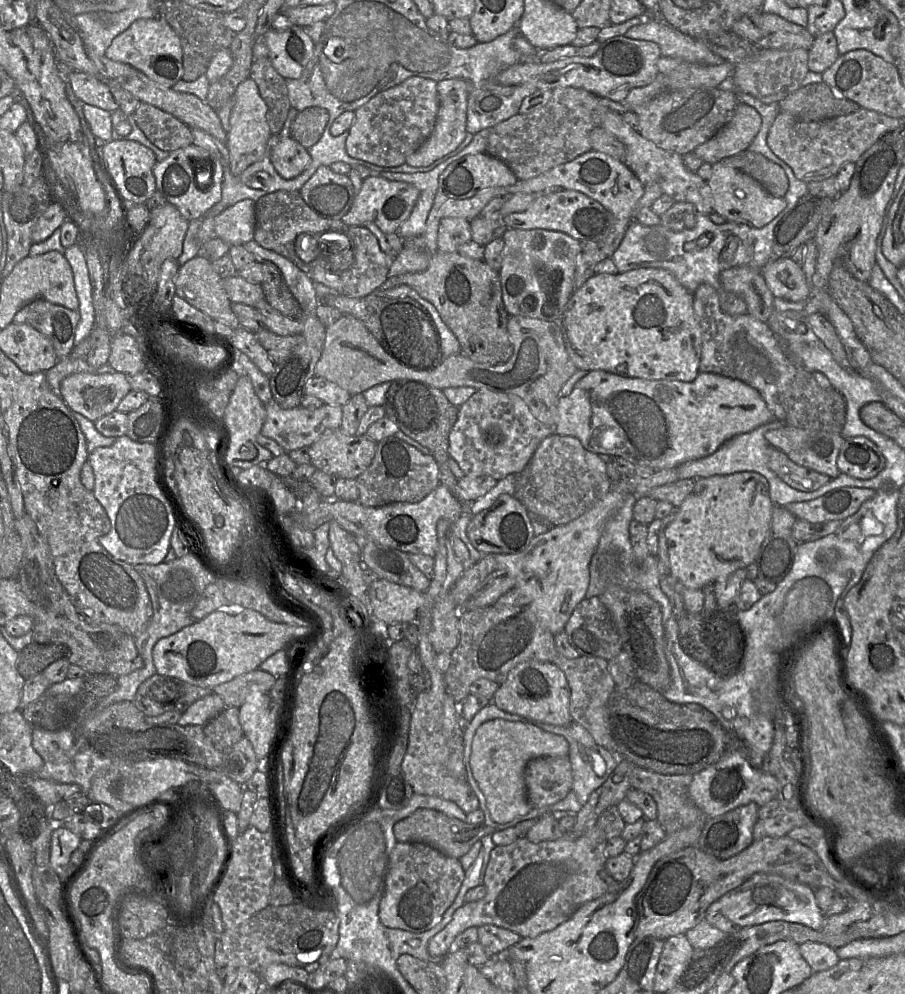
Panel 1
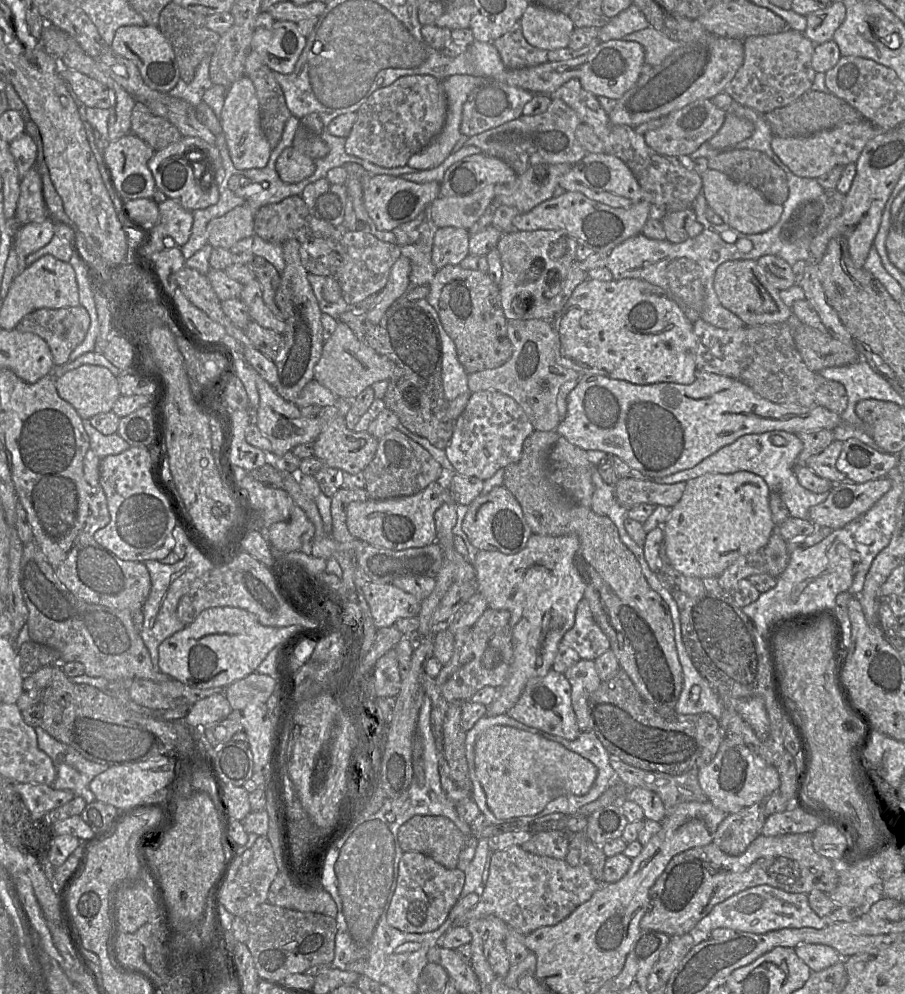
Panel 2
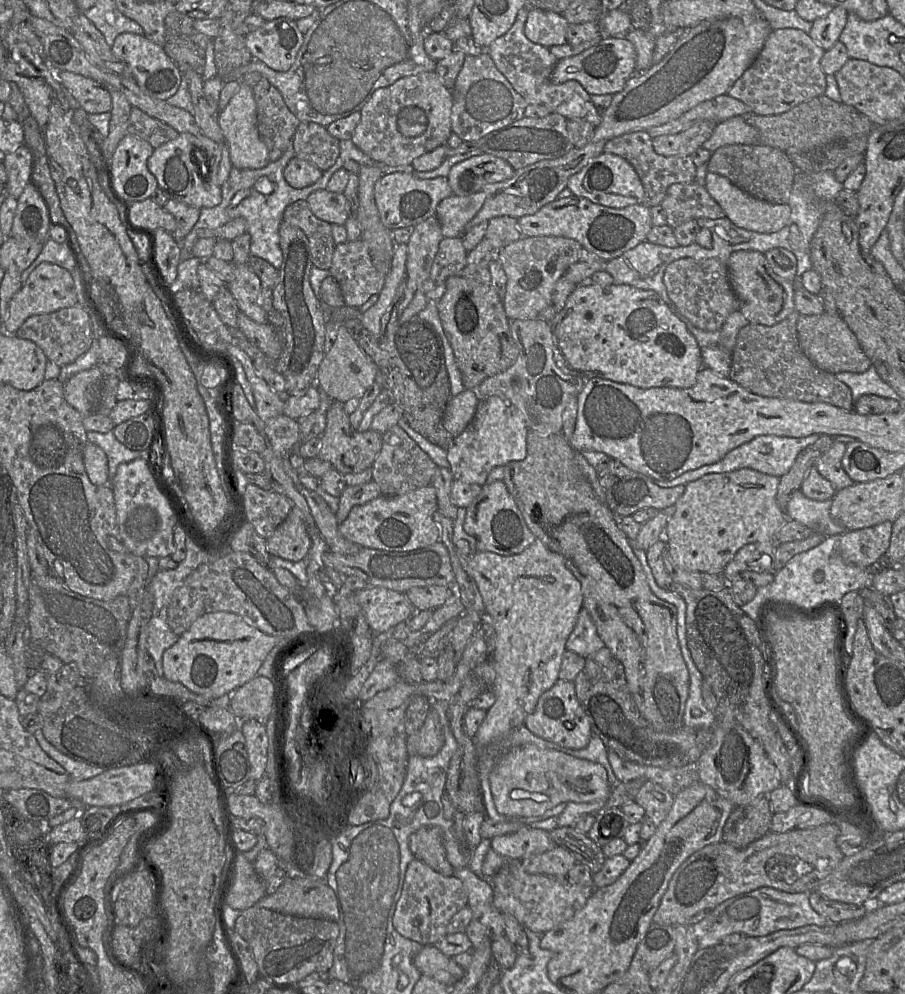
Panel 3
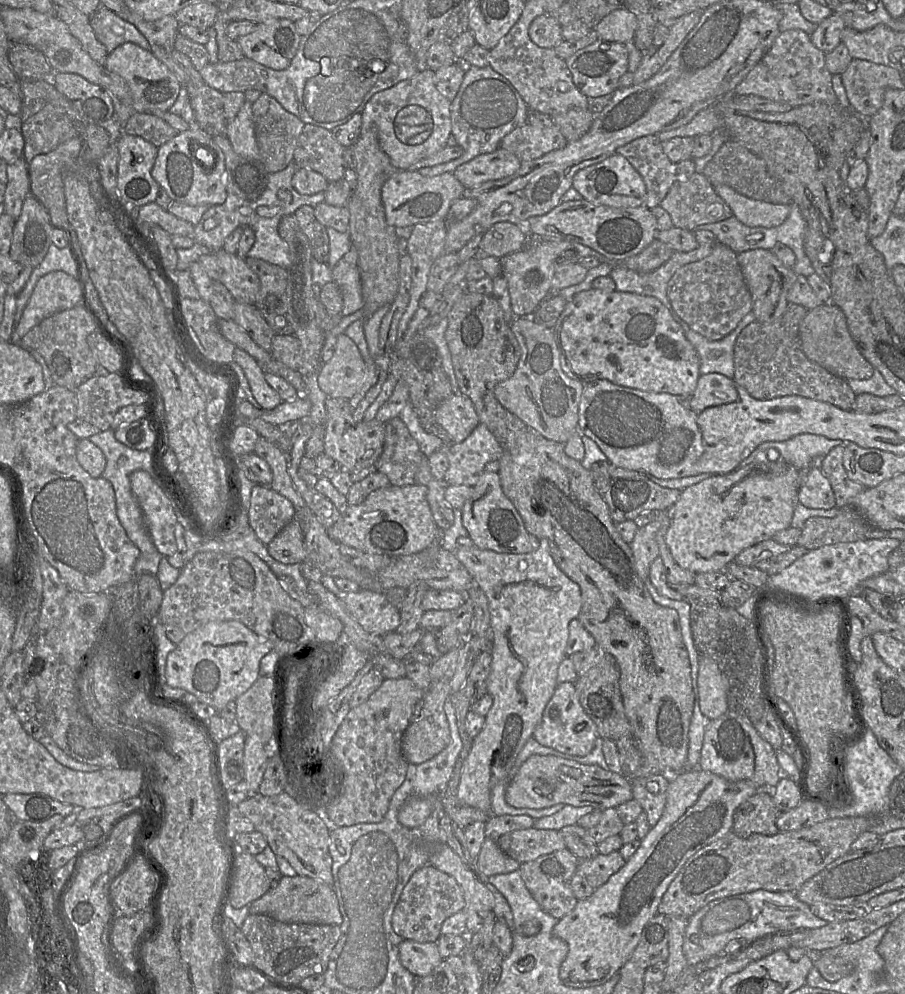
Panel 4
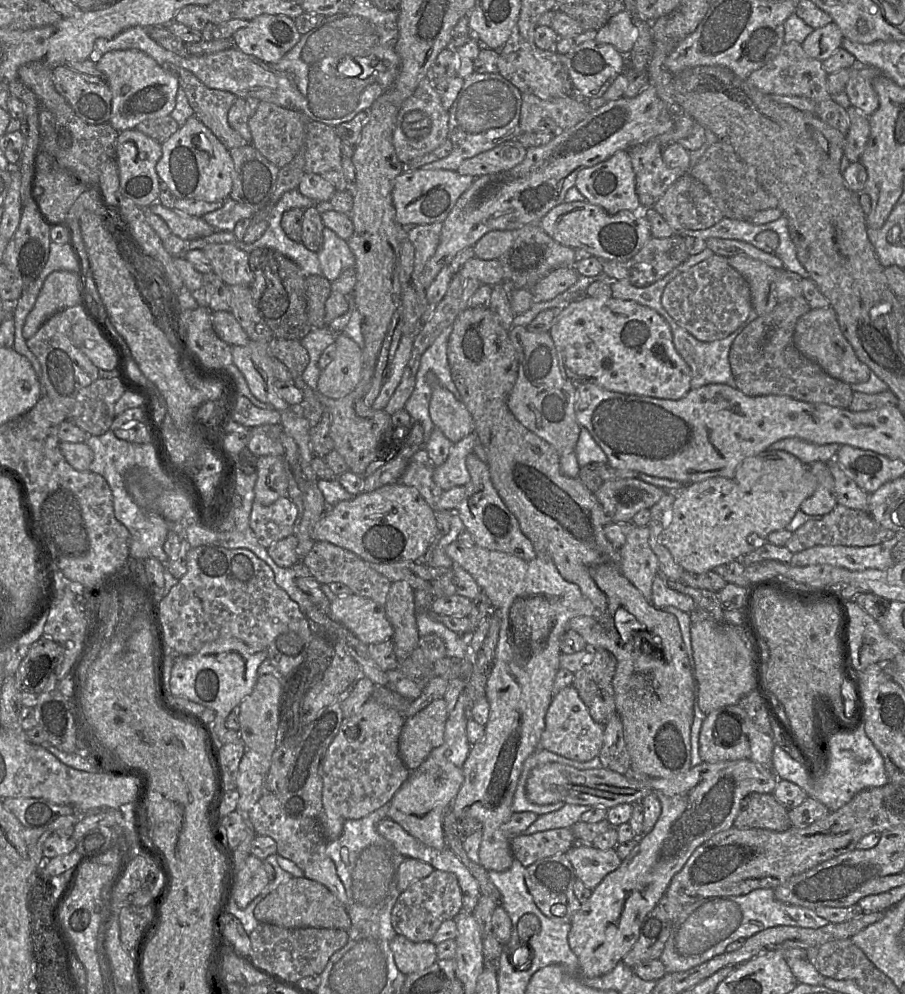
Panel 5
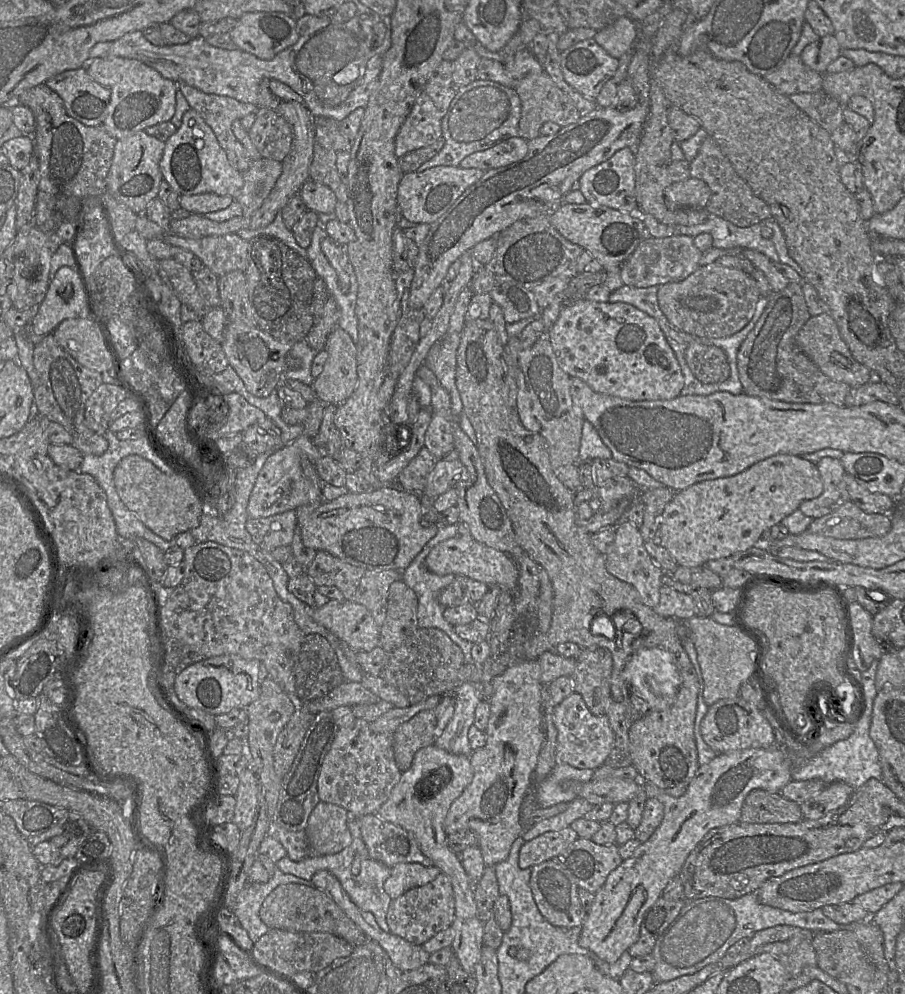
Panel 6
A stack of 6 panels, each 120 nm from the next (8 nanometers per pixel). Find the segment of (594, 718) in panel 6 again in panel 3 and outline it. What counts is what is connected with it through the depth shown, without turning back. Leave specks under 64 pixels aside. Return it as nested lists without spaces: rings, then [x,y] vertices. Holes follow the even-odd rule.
[[[561,679],[539,697],[534,711],[526,716],[524,725],[540,738],[575,750],[585,748],[593,734],[589,719],[576,696],[574,682]]]

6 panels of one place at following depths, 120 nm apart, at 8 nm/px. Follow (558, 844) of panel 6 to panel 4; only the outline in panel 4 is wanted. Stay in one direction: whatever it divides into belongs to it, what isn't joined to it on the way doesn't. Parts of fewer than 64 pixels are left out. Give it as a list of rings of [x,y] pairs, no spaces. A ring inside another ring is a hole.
[[[533,826],[501,835],[496,842],[506,855],[520,864],[565,848],[558,830],[537,829]]]

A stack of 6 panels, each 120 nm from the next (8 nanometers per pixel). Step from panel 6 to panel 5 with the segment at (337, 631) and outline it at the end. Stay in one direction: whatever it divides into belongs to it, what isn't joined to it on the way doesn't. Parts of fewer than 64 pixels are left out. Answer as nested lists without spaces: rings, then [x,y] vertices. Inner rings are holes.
[[[350,595],[331,602],[330,618],[354,634],[366,645],[391,640],[394,630],[385,607],[370,598]]]

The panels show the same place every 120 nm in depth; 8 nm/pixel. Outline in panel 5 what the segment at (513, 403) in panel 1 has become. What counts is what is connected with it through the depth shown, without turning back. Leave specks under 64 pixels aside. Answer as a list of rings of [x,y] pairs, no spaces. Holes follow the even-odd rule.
[[[473,432],[454,443],[446,461],[435,467],[433,480],[443,491],[453,487],[465,487],[470,482],[471,476],[466,467],[466,457],[473,453],[477,441],[479,441],[478,436]]]

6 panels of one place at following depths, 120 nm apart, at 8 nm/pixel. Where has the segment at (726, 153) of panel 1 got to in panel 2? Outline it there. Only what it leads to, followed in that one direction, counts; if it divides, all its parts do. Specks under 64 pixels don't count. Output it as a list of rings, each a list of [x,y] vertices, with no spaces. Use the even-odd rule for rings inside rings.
[[[727,112],[723,125],[708,143],[712,148],[724,151],[749,138],[753,132],[751,121]]]

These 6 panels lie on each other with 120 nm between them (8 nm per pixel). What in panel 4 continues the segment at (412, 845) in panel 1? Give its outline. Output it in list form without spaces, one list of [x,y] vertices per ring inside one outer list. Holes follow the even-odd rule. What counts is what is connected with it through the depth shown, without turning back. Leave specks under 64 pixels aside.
[[[431,864],[416,870],[405,885],[392,915],[392,928],[403,940],[436,943],[442,923],[453,914],[464,910],[465,900],[456,880]]]

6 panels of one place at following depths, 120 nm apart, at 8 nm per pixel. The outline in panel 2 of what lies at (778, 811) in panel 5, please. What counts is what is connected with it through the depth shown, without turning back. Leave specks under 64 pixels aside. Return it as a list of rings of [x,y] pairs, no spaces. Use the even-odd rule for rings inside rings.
[[[764,802],[727,814],[719,824],[712,843],[724,853],[738,856],[761,834],[765,820]]]

